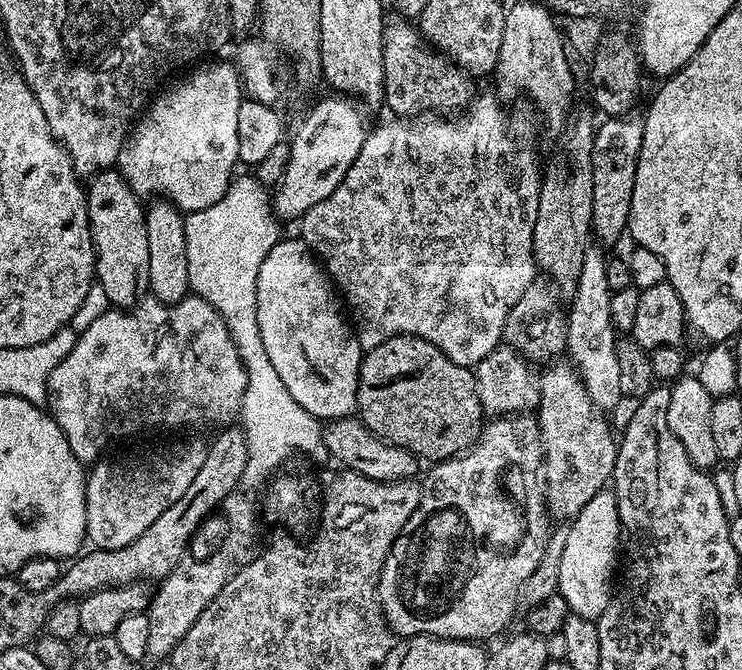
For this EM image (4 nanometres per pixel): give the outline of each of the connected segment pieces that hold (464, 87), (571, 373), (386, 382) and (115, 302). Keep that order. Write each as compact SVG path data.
M389 19L384 25L384 45L382 46L382 70L384 71L384 103L385 109L392 111L396 118L416 118L421 114L456 114L468 107L472 102L473 81L450 59L441 55L429 46L420 33L419 27L411 19Z
M556 362L543 372L539 377L538 419L544 443L544 499L553 521L571 522L596 494L609 487L618 440L609 421L592 405L590 394L586 394L584 383L571 363Z
M395 336L382 342L382 346L374 346L363 353L356 391L356 412L375 436L410 450L424 462L450 460L467 452L479 438L486 420L478 402L475 371L450 362L438 346L417 336Z
M118 170L99 172L91 177L86 184L86 195L92 247L96 250L95 283L112 303L109 305L128 310L139 304L149 291L149 239L144 221L145 205Z

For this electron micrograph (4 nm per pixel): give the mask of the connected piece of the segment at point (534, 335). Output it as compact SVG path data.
M537 278L532 285L514 302L514 310L506 318L502 337L503 343L518 355L536 366L548 366L559 361L568 347L568 318L565 309L560 309L561 301L551 287L548 288Z

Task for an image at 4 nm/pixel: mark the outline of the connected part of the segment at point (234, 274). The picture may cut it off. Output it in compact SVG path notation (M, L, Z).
M237 175L229 184L226 194L214 202L214 206L206 206L206 210L190 212L184 216L186 236L186 258L189 266L189 289L201 296L226 322L226 330L230 330L230 338L234 338L234 346L244 363L246 370L246 394L240 403L239 419L244 419L242 431L248 443L248 459L253 465L276 464L287 458L291 452L301 452L309 456L316 464L329 463L330 457L324 441L324 424L314 414L310 414L286 390L282 378L278 378L278 370L266 355L266 346L262 346L262 333L258 331L258 266L262 266L262 258L270 254L272 247L282 239L281 221L278 219L270 199L270 192L256 179L255 175Z

